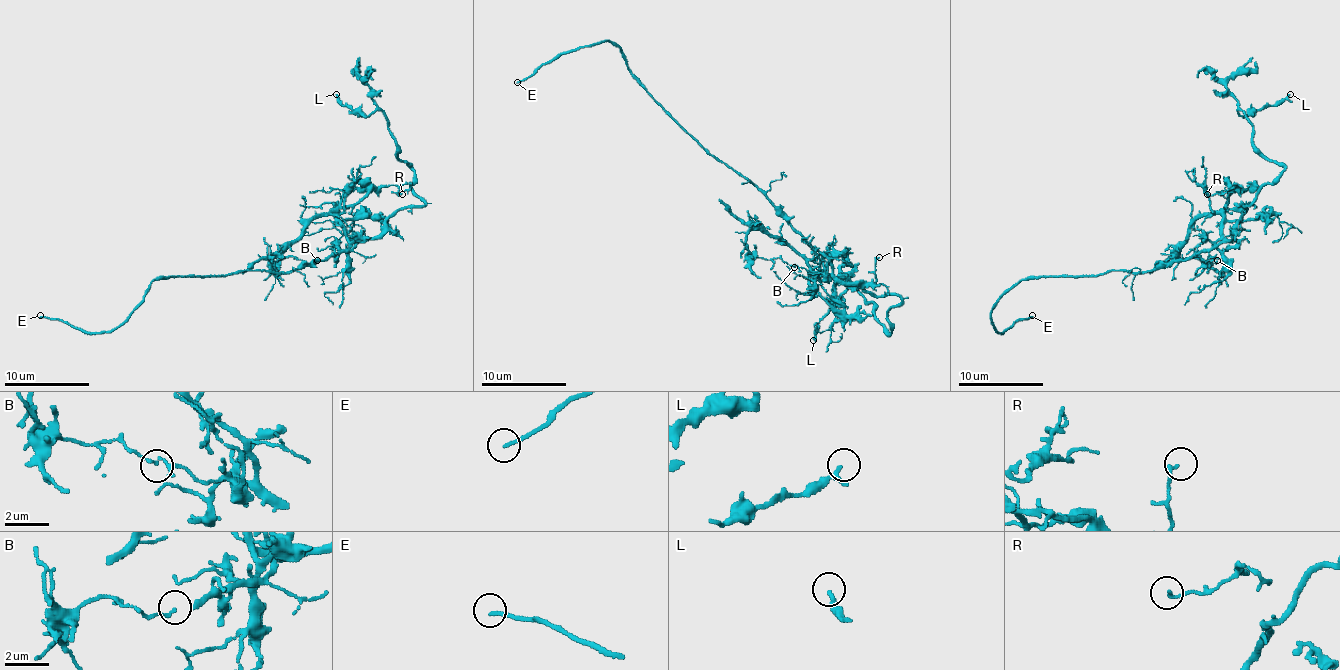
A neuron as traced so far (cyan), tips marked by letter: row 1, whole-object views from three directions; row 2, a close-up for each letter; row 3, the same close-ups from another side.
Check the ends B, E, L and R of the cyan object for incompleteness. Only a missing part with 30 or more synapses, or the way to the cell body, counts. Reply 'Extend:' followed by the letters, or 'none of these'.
Extend: E

